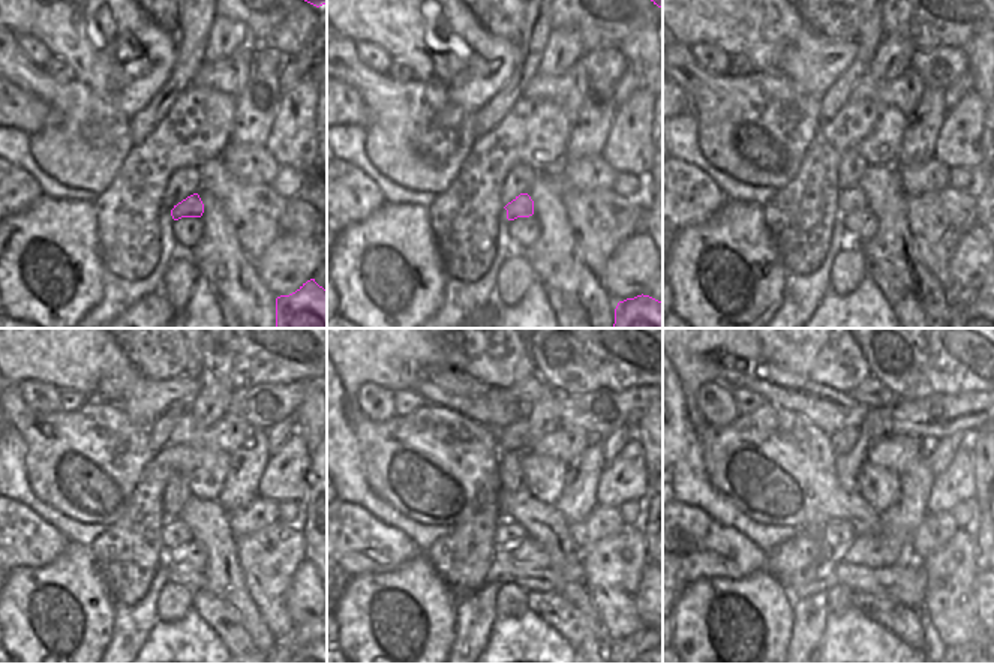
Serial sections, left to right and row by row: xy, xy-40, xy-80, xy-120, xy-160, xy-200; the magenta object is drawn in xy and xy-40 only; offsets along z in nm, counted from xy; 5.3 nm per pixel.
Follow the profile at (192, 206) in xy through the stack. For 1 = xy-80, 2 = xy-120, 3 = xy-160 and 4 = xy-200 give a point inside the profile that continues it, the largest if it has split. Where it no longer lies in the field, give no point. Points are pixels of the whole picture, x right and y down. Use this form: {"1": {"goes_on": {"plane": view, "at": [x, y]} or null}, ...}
{"1": {"goes_on": {"plane": "xy-80", "at": [850, 200]}}, "2": {"goes_on": {"plane": "xy-120", "at": [174, 532]}}, "3": {"goes_on": {"plane": "xy-160", "at": [508, 532]}}, "4": {"goes_on": {"plane": "xy-200", "at": [837, 534]}}}

